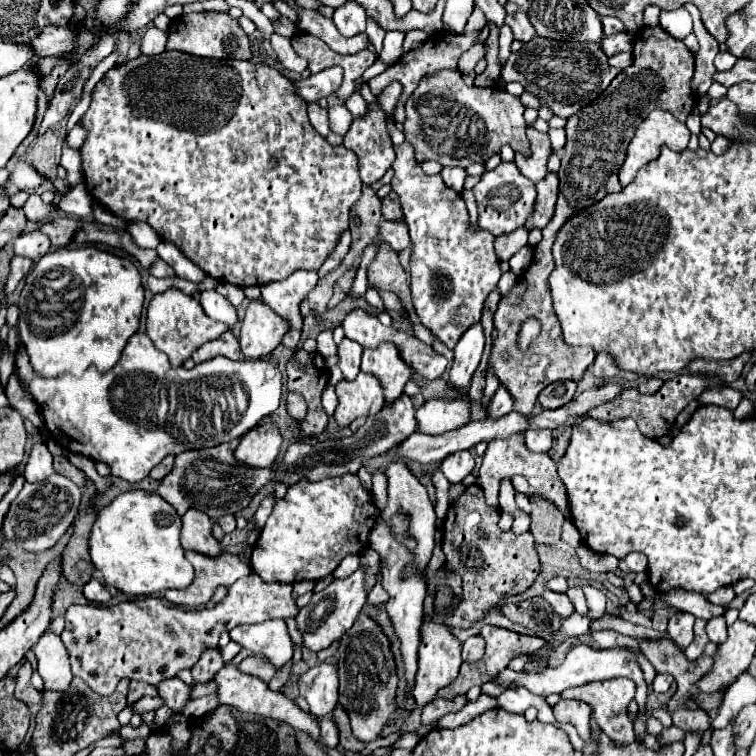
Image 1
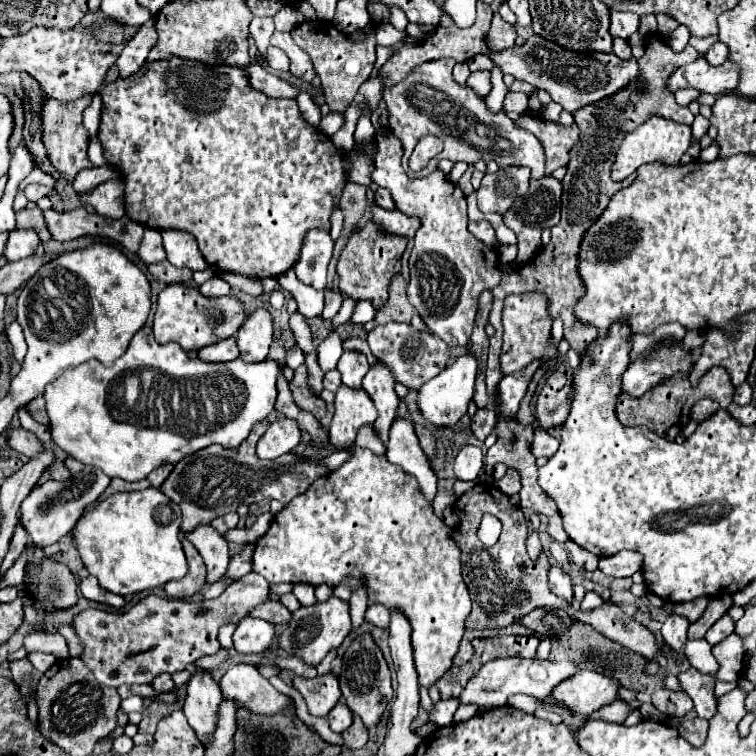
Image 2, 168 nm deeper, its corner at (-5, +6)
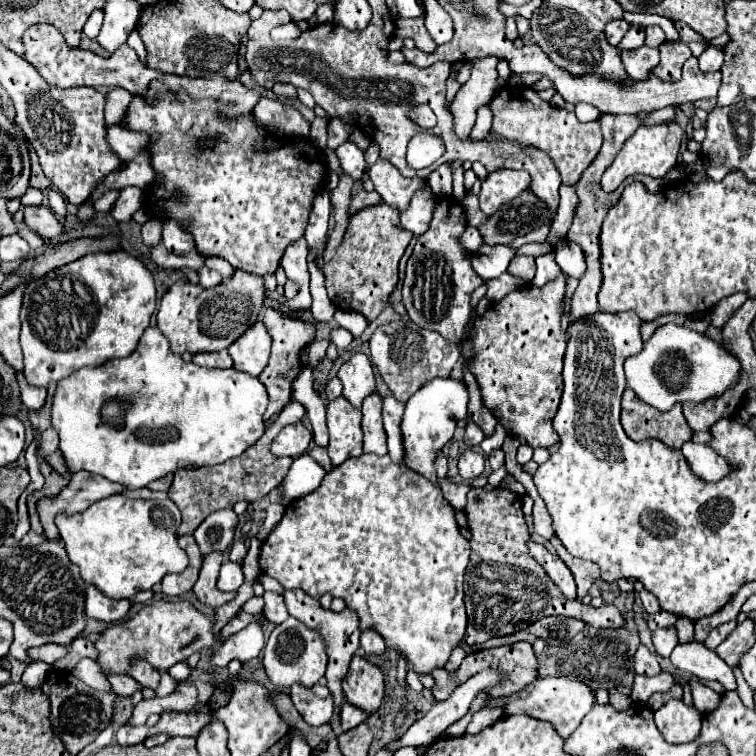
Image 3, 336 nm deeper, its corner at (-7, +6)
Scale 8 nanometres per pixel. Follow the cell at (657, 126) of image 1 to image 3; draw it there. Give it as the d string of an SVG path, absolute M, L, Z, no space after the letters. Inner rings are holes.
M676 122L658 124L658 126L640 126L626 140L626 144L622 146L614 164L604 172L602 190L604 192L614 192L628 176L634 176L634 174L646 174L646 176L652 176L652 178L662 178L670 168L676 166L682 136L684 136L684 132Z

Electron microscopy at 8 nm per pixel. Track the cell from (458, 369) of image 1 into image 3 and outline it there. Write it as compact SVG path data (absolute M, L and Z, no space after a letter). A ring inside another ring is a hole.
M454 378L448 380L432 380L430 384L422 386L408 402L404 410L404 418L400 424L402 430L402 446L404 446L404 464L412 472L418 472L426 480L436 484L436 456L444 448L448 440L454 436L456 422L466 418L466 404L468 404L468 392L466 384L458 382Z

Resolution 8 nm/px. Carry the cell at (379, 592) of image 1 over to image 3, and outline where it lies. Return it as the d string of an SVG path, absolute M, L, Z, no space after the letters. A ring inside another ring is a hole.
M364 632L360 636L360 648L366 656L382 656L386 652L386 644L382 644L382 638L378 632Z

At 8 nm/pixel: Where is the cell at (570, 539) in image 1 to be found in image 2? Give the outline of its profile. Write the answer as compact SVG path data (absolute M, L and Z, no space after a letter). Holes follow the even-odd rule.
M552 516L552 518L550 518L548 534L550 534L554 540L558 540L558 542L568 542L568 534L566 534L566 530L564 530L564 526L562 526L562 518L560 518L560 516Z

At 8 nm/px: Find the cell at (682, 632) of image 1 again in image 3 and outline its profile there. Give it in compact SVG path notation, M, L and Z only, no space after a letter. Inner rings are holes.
M670 626L670 628L660 628L652 634L652 642L654 642L654 648L656 648L656 654L668 658L670 652L674 650L674 646L678 644L678 636L676 636L676 628Z

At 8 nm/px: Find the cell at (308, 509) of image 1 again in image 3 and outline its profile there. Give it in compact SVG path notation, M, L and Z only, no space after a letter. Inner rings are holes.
M362 454L360 458L350 458L342 466L334 468L330 474L324 476L318 490L314 490L310 496L304 496L300 500L294 500L284 512L284 518L280 524L270 532L266 542L260 550L260 570L272 578L276 578L286 590L300 588L312 598L320 598L322 594L330 594L334 598L342 598L350 610L354 610L360 618L360 632L372 628L376 630L388 648L402 654L414 668L416 674L428 674L434 668L442 668L446 660L450 658L450 652L462 642L466 632L466 608L464 608L464 572L468 566L470 556L470 542L460 534L460 528L456 524L454 508L444 500L440 488L428 480L422 480L422 476L416 476L416 472L410 472L404 468L404 464L396 464L390 460L390 456L374 456L374 454Z

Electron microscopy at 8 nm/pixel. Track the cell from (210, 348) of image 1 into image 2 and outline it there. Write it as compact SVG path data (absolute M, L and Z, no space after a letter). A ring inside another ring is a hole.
M234 336L198 350L198 358L204 362L230 362L230 360L236 360L238 356L240 356L240 350L236 346Z

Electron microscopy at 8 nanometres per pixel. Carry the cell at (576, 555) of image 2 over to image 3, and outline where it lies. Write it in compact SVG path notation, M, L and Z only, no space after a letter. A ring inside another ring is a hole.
M553 536L549 542L572 572L577 585L577 599L582 600L588 594L594 579L600 577L598 565L573 557L556 536Z

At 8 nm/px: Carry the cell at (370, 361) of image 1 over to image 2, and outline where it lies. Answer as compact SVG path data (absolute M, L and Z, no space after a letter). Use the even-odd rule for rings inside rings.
M376 360L374 366L370 366L368 374L362 380L362 388L366 388L370 392L374 404L376 404L378 418L374 422L374 428L384 442L388 440L388 432L396 418L396 410L400 404L400 396L396 394L394 386L396 386L396 378L392 376L392 370L386 364L382 364L380 360Z

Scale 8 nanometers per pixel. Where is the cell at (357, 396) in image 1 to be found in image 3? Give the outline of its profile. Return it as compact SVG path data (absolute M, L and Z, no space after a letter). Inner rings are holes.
M336 398L326 406L326 420L330 430L328 456L332 466L340 466L344 460L362 454L362 412L350 408L346 398Z

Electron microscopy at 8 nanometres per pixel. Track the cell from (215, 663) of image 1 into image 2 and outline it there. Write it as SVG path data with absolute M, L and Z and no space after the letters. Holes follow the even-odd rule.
M198 668L192 672L184 700L184 714L200 742L206 744L212 728L216 728L216 708L222 702L218 682L210 670Z

